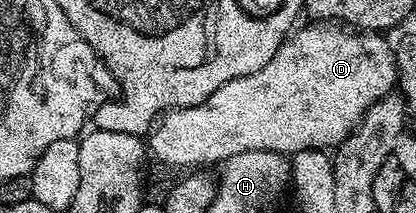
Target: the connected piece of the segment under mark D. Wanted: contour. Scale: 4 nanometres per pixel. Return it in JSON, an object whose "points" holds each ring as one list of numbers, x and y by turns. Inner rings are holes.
{"points":[[326,19,310,24,314,25,306,25,302,30,299,28,287,37,276,55,272,55,260,71,216,87,216,91,212,91,212,95,199,105,169,110,148,133,148,149,153,160,155,157,166,165,210,167,206,165,213,161,227,161,232,155,240,155,244,151,267,149,273,153,293,155,305,149,326,151,341,145,379,99,391,96,399,80,395,46,386,42,382,38,385,36,378,31,355,31,345,24,331,23]]}

